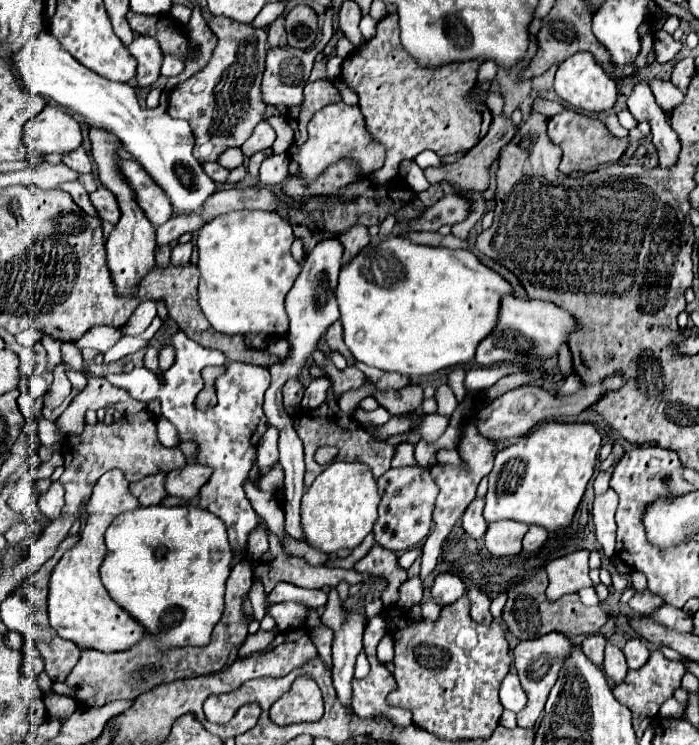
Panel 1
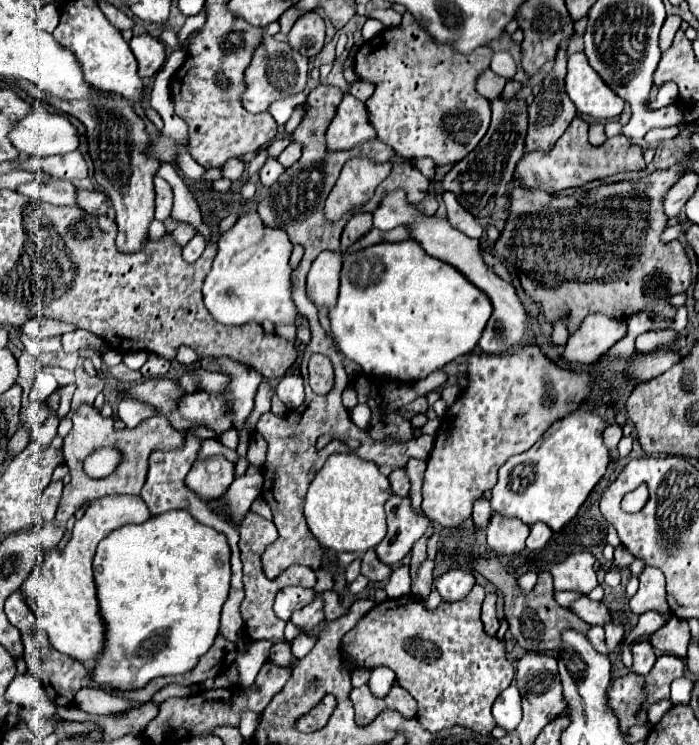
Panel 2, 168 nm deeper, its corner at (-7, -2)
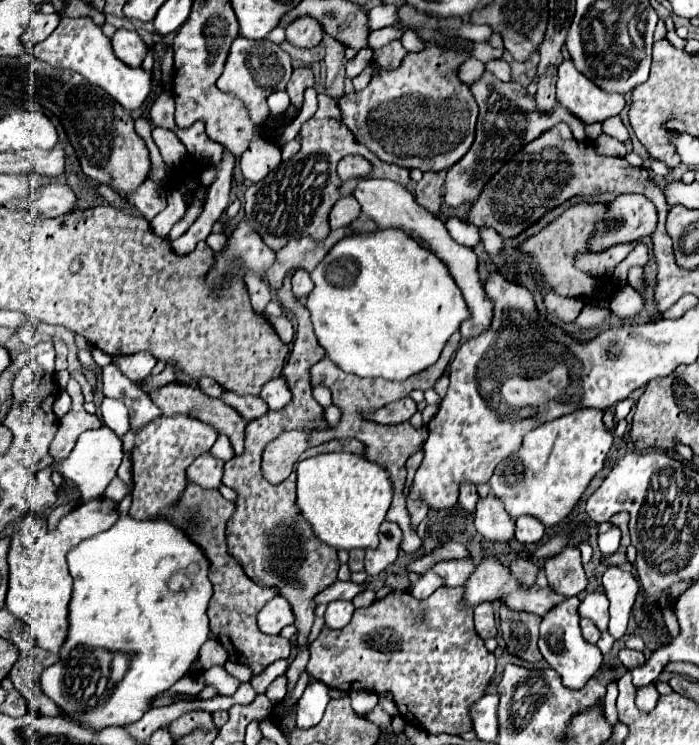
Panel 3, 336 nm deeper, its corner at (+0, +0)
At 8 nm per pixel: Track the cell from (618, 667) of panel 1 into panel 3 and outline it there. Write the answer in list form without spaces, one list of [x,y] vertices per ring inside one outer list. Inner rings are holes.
[[[603,592],[587,594],[579,604],[579,614],[593,620],[601,632],[607,630],[607,622],[609,622],[609,600],[607,600],[607,596]]]

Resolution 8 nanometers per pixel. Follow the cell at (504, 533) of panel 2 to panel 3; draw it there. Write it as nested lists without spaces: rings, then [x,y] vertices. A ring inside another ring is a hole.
[[[489,494],[475,506],[475,528],[491,542],[509,542],[513,538],[515,520],[505,512],[501,500]]]

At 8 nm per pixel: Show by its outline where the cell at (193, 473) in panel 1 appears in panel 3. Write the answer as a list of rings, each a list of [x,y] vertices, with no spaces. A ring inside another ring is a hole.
[[[211,452],[201,454],[189,468],[187,468],[187,478],[201,488],[215,490],[221,486],[221,476],[223,476],[223,460],[215,458]]]

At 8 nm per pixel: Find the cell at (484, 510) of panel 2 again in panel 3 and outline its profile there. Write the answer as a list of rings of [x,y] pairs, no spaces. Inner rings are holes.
[[[461,482],[461,488],[459,488],[459,502],[461,502],[461,506],[463,506],[467,512],[473,512],[477,500],[479,500],[477,486],[471,484],[471,482]]]

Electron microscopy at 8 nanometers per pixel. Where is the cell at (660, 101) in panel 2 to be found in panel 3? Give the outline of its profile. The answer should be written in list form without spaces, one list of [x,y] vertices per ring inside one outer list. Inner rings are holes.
[[[571,60],[559,66],[557,100],[583,124],[605,122],[607,118],[617,116],[625,106],[621,94],[609,94],[595,86],[573,66]]]

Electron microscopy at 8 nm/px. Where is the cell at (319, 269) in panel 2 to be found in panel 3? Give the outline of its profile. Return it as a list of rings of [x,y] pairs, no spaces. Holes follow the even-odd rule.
[[[297,270],[291,278],[291,288],[293,288],[293,294],[297,298],[303,298],[313,290],[313,282],[305,270]]]

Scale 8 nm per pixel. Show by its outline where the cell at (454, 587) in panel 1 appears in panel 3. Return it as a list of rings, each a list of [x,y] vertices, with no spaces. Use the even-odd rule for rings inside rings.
[[[469,556],[461,560],[445,560],[433,566],[433,570],[445,580],[445,586],[463,586],[473,568],[475,564]]]

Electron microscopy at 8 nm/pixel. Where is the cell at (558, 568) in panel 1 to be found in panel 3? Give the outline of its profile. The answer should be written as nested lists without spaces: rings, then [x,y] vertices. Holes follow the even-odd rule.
[[[567,546],[557,556],[551,556],[545,562],[545,574],[549,586],[565,598],[583,592],[587,586],[587,578],[581,564],[581,552],[573,546]]]

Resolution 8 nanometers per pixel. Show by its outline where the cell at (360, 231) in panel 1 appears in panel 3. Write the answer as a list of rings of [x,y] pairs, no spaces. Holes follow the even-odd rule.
[[[343,196],[335,202],[335,206],[329,214],[329,226],[331,226],[331,230],[343,228],[343,226],[351,224],[357,216],[361,216],[361,206],[357,204],[357,200],[353,200],[353,196]]]

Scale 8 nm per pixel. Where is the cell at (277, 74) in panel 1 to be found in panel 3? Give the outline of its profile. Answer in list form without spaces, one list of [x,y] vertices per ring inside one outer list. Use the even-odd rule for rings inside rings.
[[[237,36],[231,44],[225,70],[217,80],[217,88],[223,92],[235,94],[249,112],[249,118],[255,124],[263,124],[263,102],[267,96],[275,90],[285,90],[287,82],[291,78],[291,58],[287,52],[283,52],[277,44],[271,40],[245,40],[243,36]]]

